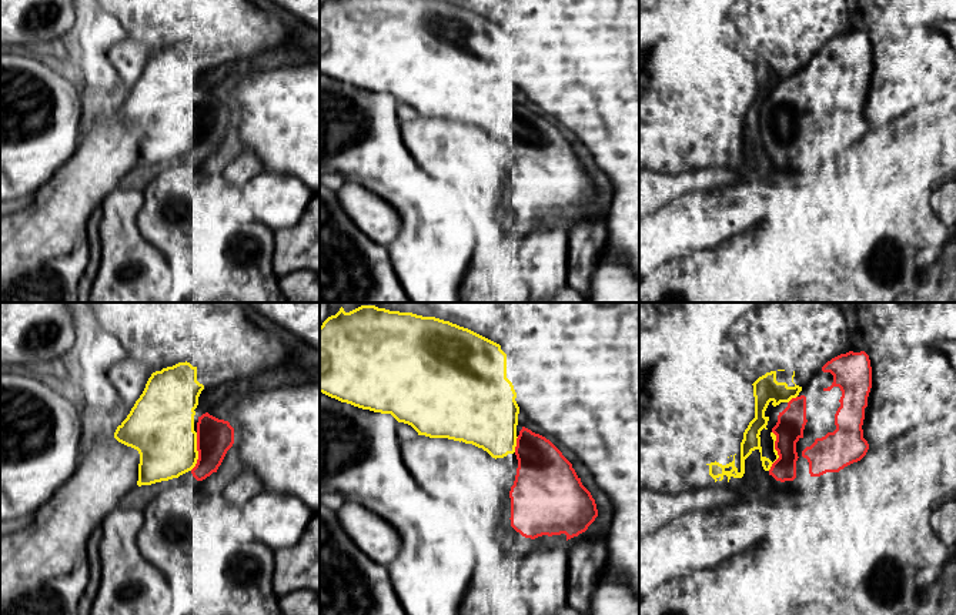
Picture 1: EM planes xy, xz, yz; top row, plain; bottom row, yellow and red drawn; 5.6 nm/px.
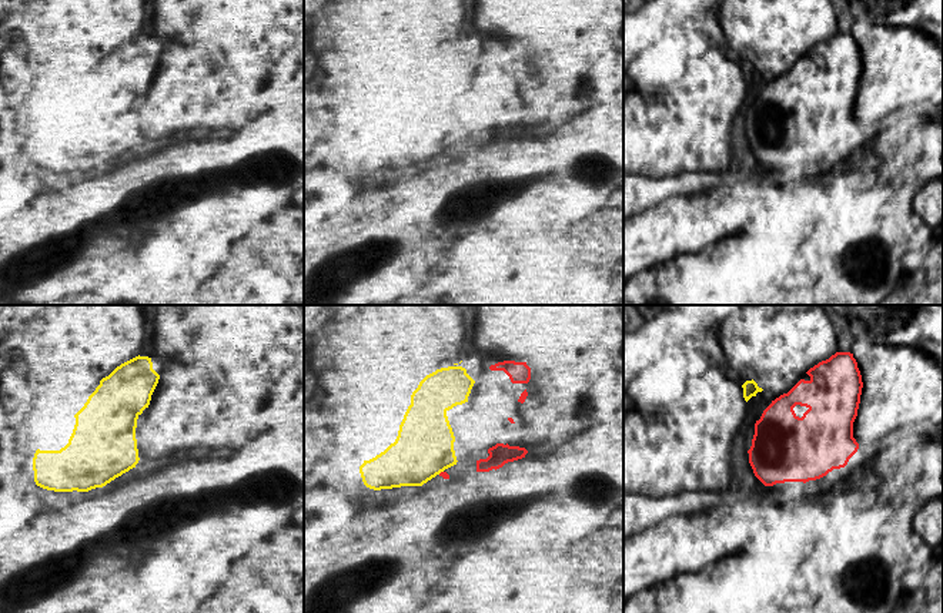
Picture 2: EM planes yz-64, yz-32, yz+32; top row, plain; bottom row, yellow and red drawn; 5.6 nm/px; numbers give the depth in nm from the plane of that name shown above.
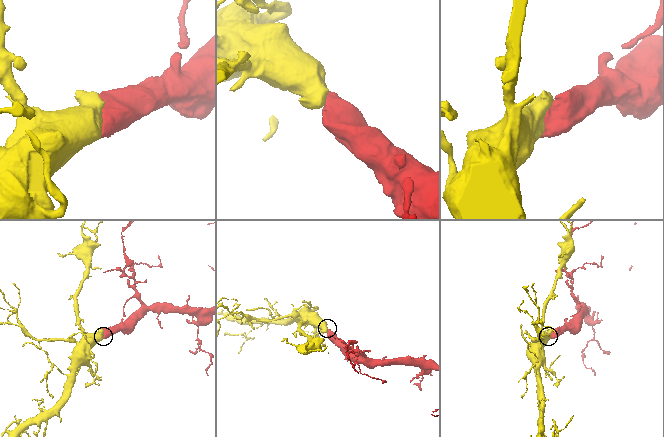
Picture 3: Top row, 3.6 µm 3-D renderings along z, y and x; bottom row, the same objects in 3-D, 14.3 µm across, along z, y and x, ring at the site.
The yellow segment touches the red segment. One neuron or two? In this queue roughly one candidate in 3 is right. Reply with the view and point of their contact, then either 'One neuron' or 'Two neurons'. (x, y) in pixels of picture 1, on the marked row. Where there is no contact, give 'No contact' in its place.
Touches yellow at yz (776, 451). One neuron

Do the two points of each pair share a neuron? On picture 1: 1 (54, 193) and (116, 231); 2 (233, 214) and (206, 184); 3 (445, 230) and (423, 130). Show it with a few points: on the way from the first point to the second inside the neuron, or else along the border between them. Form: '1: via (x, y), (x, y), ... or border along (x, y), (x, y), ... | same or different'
1: border along (116, 187), (99, 206) | different
2: via (223, 214), (206, 194) | same
3: border along (411, 153), (413, 159), (435, 180) | different

